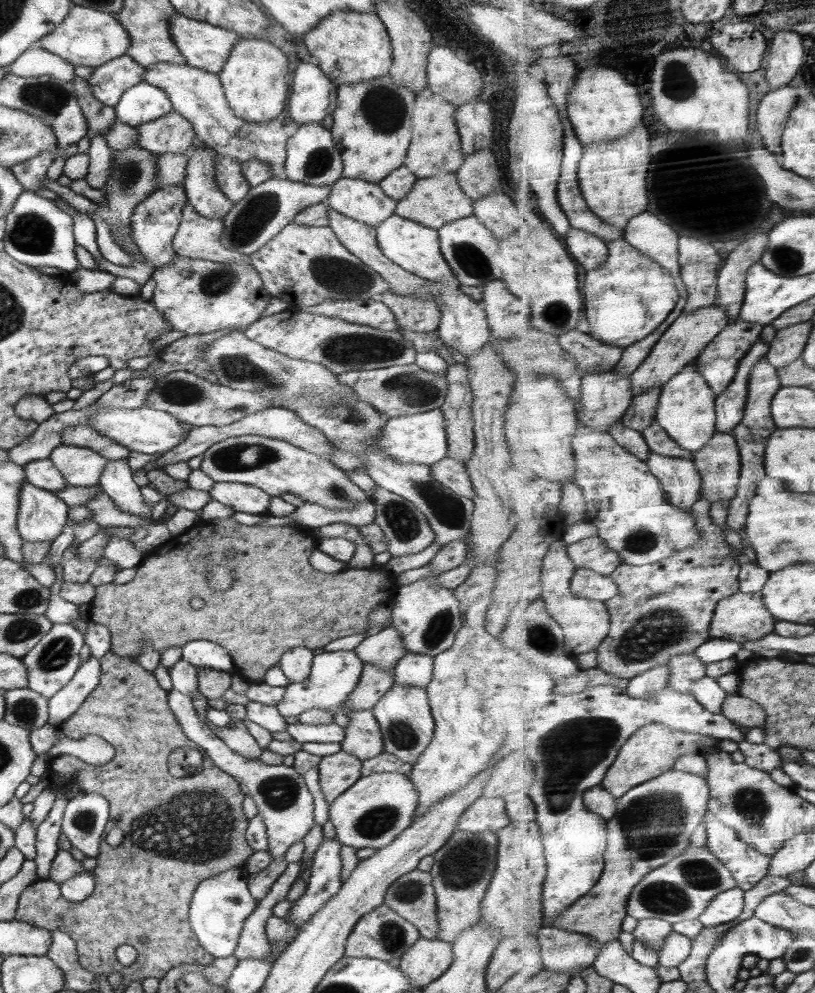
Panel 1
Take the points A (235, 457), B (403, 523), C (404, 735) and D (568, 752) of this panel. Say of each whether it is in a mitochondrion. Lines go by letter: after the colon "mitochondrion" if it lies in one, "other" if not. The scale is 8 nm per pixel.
A: mitochondrion
B: mitochondrion
C: mitochondrion
D: mitochondrion

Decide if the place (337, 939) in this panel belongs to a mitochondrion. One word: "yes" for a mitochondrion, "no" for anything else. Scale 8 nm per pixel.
no

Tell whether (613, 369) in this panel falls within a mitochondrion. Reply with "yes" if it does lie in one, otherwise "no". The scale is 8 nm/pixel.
no

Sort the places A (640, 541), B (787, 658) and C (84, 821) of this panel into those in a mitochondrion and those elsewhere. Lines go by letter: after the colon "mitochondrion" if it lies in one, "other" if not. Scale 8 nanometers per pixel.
A: mitochondrion
B: other
C: mitochondrion

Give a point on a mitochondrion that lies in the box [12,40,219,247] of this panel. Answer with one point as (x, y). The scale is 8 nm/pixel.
(48, 97)

